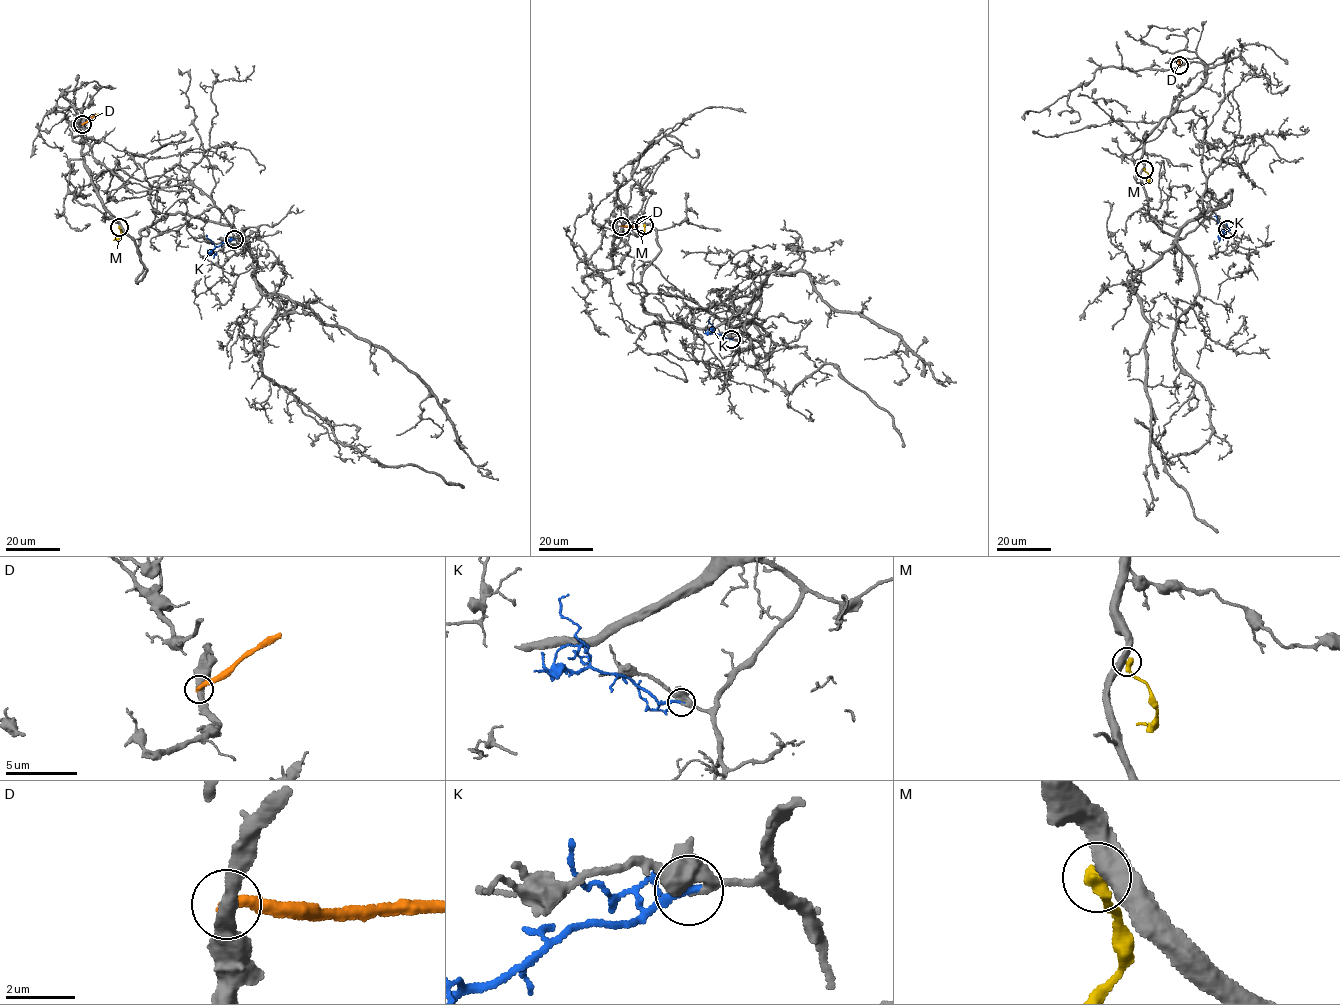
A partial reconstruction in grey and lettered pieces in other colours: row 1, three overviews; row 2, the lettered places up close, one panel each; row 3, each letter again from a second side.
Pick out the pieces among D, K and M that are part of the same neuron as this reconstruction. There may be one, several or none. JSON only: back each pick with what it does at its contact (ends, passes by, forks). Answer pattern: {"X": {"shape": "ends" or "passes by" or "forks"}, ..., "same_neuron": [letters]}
{"K": {"shape": "ends"}, "same_neuron": ["K"]}

